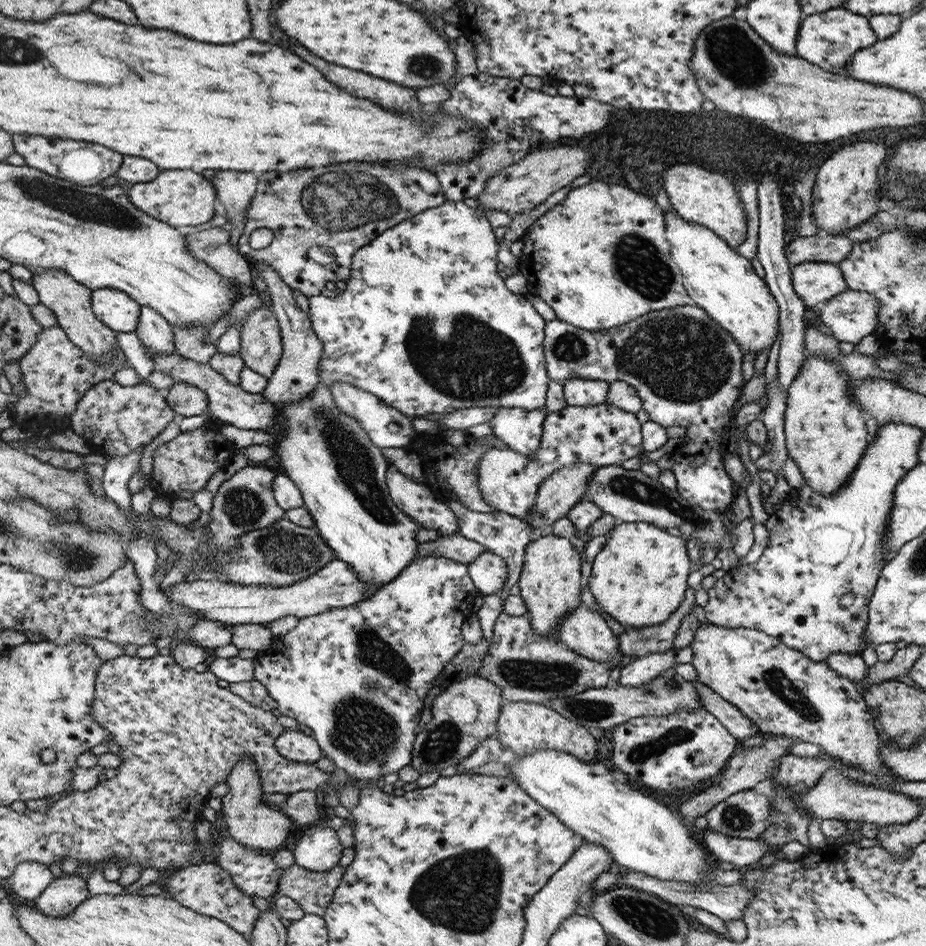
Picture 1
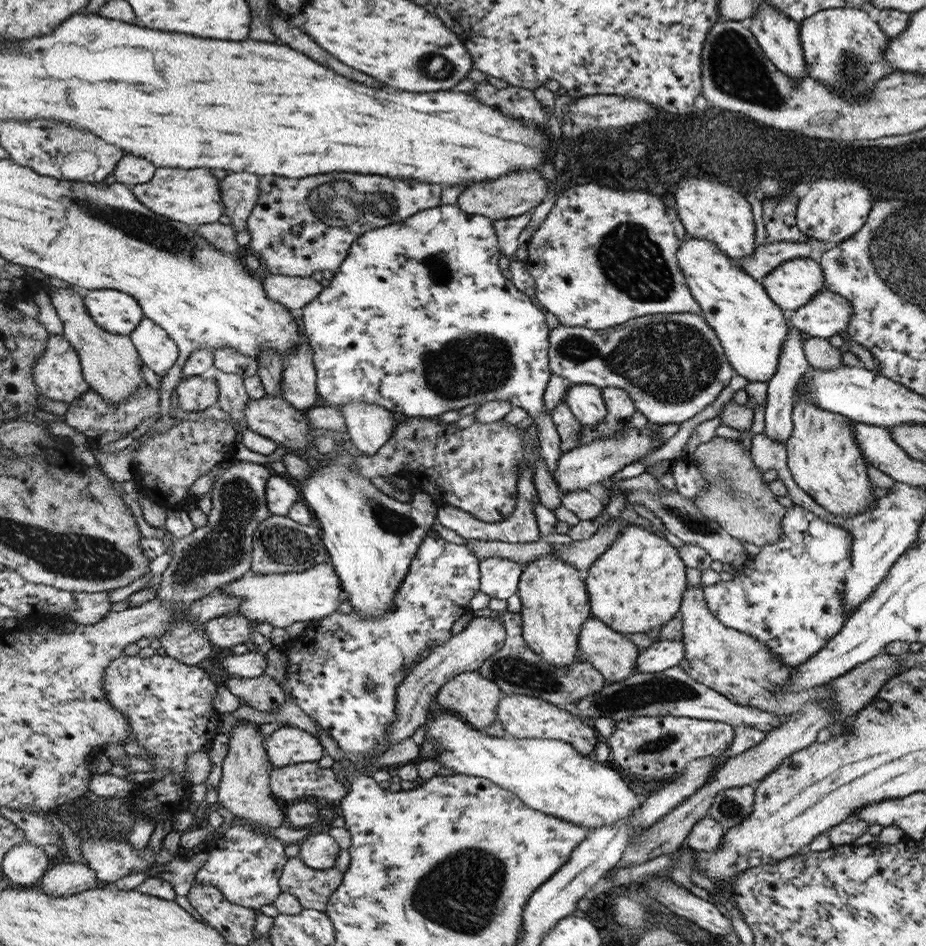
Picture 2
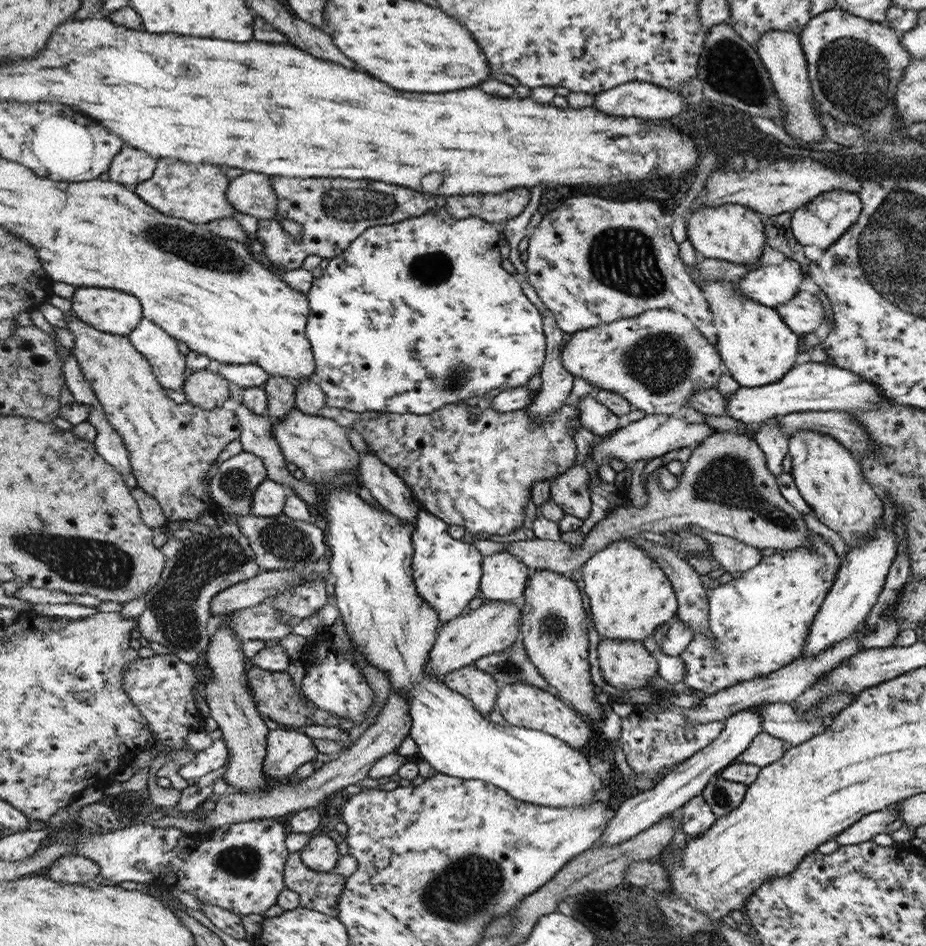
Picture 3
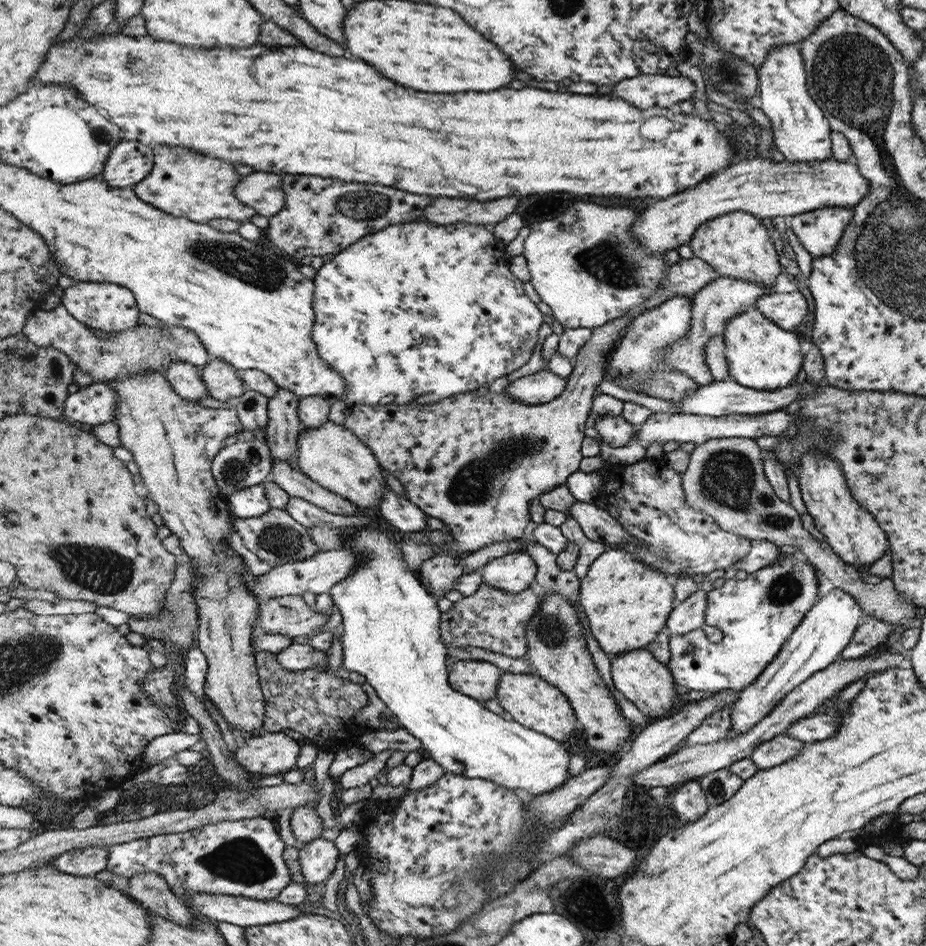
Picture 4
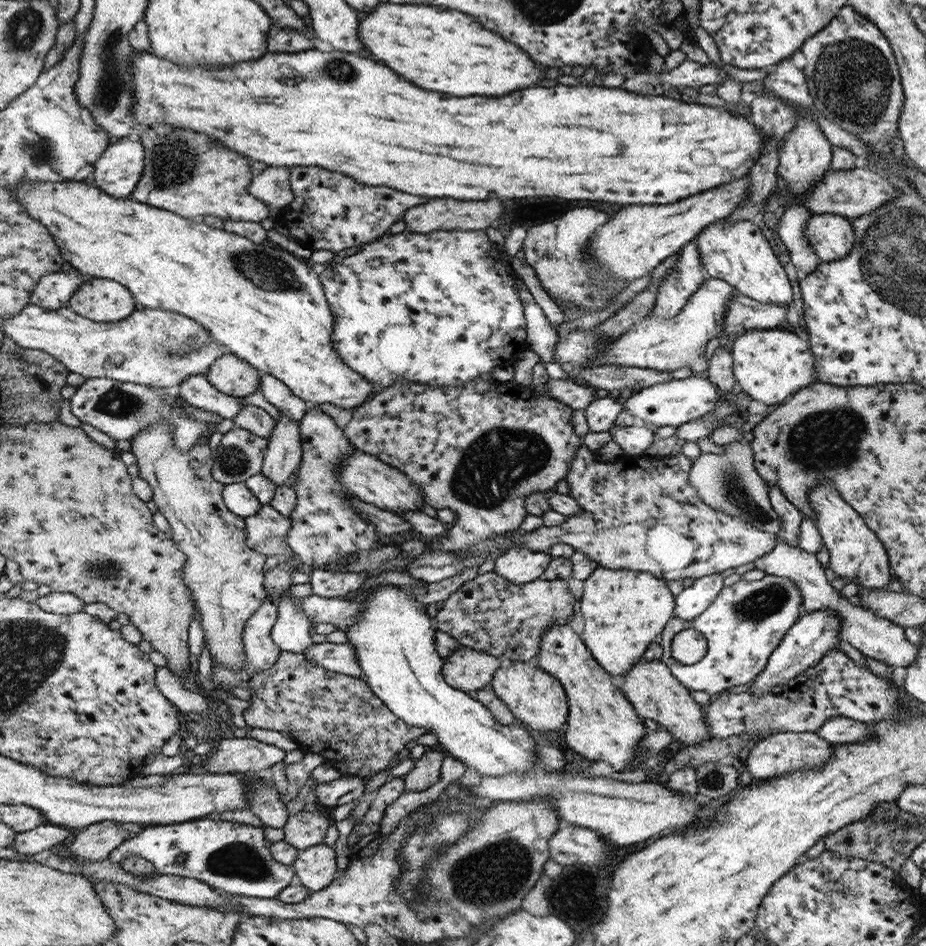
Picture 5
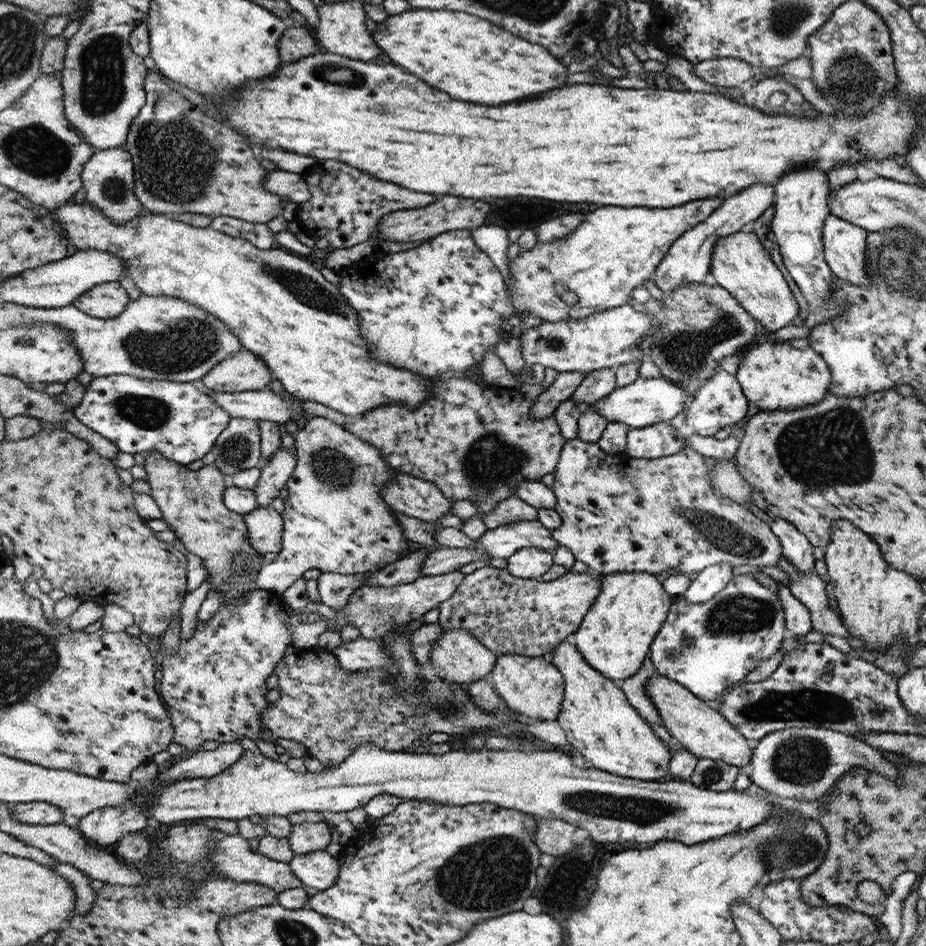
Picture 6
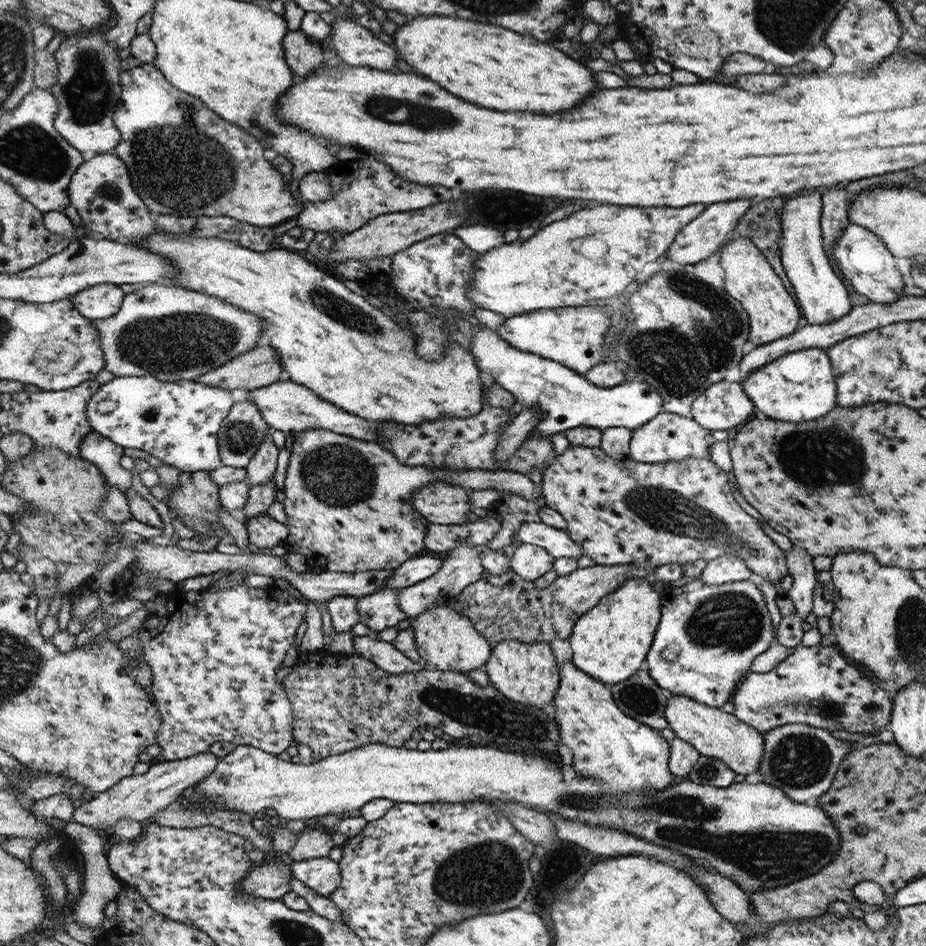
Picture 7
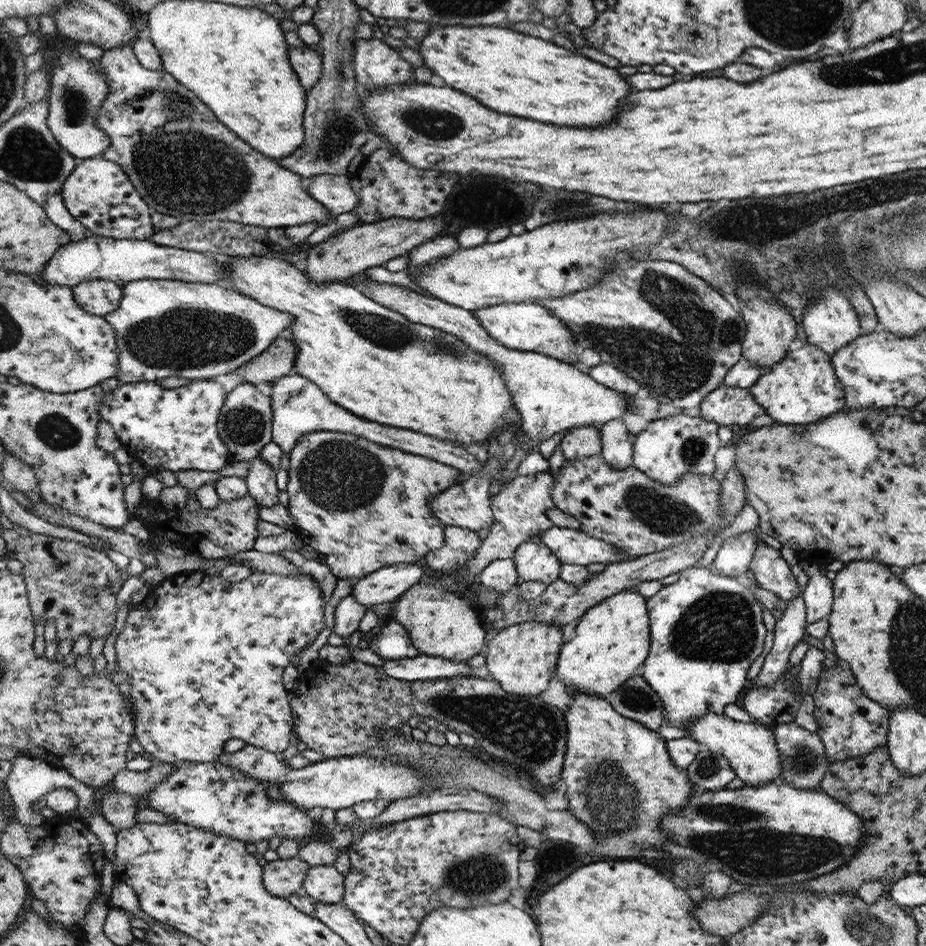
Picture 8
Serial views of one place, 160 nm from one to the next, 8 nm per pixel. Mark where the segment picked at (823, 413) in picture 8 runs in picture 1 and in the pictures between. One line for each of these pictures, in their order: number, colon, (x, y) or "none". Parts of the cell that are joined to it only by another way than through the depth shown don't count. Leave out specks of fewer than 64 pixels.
1: (719, 280)
2: (749, 323)
3: (758, 347)
4: (761, 355)
5: (770, 365)
6: (788, 374)
7: (799, 386)

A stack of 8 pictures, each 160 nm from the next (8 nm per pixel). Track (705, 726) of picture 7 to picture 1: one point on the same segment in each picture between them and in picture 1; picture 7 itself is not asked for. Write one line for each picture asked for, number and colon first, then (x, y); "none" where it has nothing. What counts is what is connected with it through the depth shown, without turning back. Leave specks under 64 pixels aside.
1: (584, 631)
2: (616, 657)
3: (626, 665)
4: (643, 680)
5: (651, 687)
6: (706, 733)

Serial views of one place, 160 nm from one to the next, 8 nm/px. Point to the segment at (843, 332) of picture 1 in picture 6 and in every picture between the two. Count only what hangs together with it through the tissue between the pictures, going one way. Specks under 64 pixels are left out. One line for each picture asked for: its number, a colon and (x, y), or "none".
2: (827, 314)
3: (804, 313)
4: (788, 308)
5: (743, 313)
6: (700, 324)

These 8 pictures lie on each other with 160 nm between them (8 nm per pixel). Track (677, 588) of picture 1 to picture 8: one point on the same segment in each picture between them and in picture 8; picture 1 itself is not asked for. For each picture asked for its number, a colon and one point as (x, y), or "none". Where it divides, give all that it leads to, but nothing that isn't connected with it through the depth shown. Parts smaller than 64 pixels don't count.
2: (638, 585)
3: (630, 596)
4: (627, 604)
5: (624, 611)
6: (616, 634)
7: (611, 642)
8: (612, 641)

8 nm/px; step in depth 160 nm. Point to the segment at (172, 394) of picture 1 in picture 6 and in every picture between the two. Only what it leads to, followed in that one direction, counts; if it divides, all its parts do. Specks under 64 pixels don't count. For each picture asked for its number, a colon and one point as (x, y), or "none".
2: (195, 394)
3: (207, 389)
4: (223, 381)
5: (230, 375)
6: (244, 371)

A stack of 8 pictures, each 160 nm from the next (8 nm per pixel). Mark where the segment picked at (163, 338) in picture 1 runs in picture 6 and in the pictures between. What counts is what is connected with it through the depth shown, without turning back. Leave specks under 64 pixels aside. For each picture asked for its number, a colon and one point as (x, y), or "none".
2: (158, 351)
3: (168, 364)
4: (186, 379)
5: (196, 390)
6: (266, 404)

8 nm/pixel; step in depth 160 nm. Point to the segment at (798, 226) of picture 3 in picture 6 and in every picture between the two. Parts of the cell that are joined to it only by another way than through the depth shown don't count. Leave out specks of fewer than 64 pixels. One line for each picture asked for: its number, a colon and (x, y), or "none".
4: (820, 232)
5: (832, 236)
6: (845, 243)

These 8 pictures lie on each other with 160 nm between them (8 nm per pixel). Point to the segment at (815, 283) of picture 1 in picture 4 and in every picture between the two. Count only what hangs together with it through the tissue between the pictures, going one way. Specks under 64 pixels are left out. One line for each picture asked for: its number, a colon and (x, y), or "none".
2: (791, 285)
3: (771, 285)
4: (722, 299)

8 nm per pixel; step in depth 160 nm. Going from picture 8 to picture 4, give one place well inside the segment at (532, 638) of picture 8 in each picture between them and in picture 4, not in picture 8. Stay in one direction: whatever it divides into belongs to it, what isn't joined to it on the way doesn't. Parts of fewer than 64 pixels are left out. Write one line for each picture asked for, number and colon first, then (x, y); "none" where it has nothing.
4: (531, 701)
5: (535, 697)
6: (533, 687)
7: (527, 673)

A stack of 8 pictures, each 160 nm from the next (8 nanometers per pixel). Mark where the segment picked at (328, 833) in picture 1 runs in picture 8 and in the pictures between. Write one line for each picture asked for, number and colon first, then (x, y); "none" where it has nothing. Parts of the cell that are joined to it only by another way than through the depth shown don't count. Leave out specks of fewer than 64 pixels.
2: (319, 851)
3: (320, 854)
4: (318, 858)
5: (315, 866)
6: (318, 870)
7: (322, 874)
8: (323, 883)

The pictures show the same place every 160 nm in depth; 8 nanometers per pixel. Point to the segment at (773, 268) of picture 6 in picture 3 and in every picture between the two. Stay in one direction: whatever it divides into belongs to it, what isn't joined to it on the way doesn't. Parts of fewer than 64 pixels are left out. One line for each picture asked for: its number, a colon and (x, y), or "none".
3: (732, 232)
4: (736, 245)
5: (738, 252)

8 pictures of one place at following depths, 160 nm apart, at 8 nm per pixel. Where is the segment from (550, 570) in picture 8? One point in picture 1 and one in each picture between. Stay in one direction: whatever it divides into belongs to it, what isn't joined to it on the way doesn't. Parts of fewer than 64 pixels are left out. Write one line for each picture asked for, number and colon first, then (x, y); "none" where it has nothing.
1: (490, 572)
2: (501, 577)
3: (505, 577)
4: (513, 573)
5: (519, 566)
6: (528, 563)
7: (529, 561)

